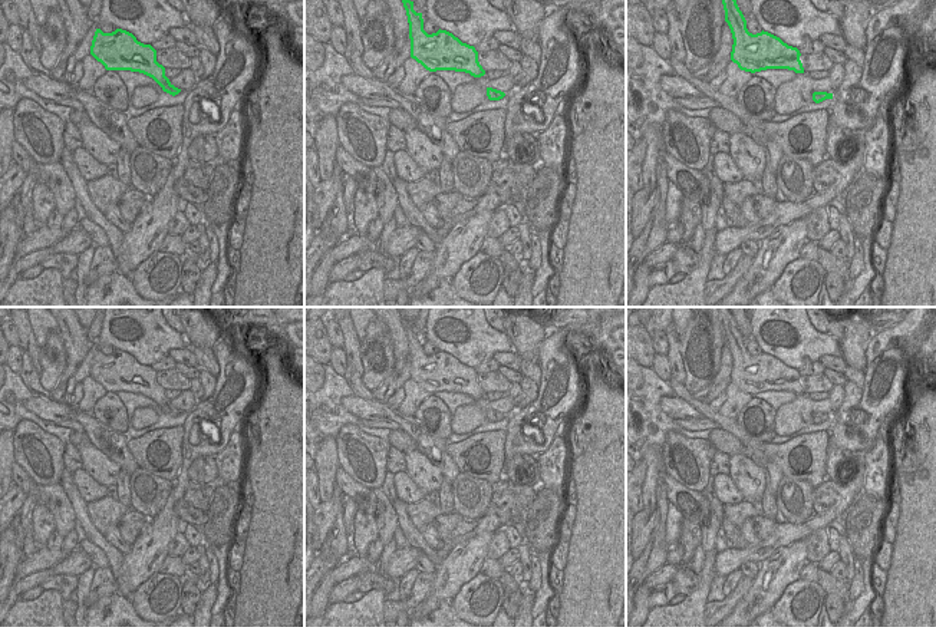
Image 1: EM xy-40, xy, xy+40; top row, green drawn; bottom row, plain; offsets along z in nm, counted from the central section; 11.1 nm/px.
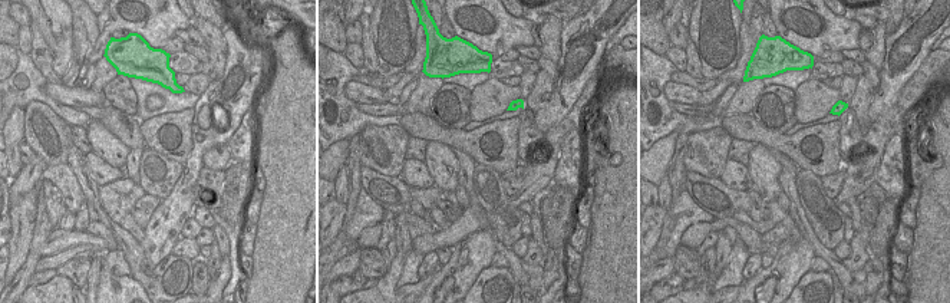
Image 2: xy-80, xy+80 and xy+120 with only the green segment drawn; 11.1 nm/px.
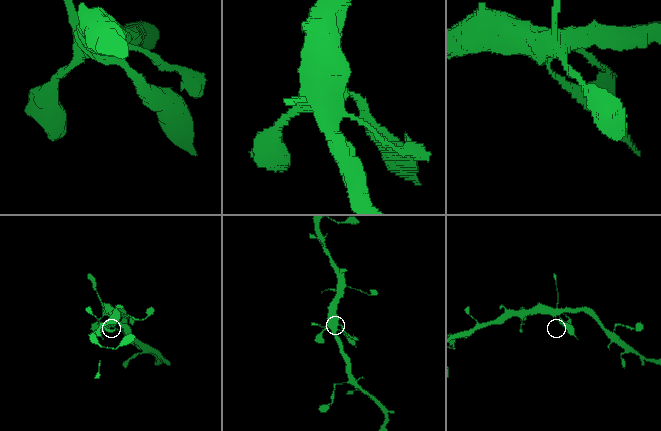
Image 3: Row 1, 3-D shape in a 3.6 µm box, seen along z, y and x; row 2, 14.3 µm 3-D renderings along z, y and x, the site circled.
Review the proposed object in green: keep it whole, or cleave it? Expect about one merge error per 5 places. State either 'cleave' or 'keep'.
keep

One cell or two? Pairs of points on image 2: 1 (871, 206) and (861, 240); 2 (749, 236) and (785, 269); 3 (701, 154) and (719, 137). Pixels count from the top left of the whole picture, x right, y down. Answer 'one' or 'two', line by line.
1: one
2: two
3: one

